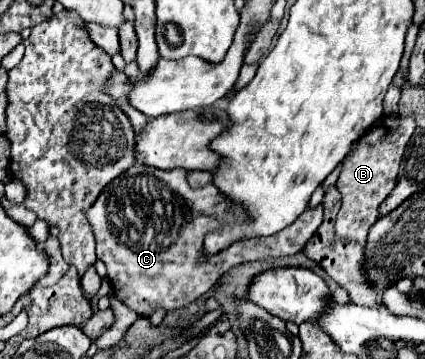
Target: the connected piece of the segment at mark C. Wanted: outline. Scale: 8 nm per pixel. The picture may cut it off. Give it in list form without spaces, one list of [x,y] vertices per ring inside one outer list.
[[[135,163],[129,167],[123,175],[113,179],[113,183],[105,185],[105,189],[99,193],[97,201],[87,209],[87,219],[93,229],[95,241],[97,241],[97,259],[101,259],[107,267],[107,279],[115,297],[123,301],[127,307],[137,311],[139,315],[147,317],[151,311],[163,307],[163,309],[179,309],[193,301],[197,301],[201,295],[205,295],[217,279],[227,273],[231,267],[247,261],[257,261],[265,257],[289,257],[303,249],[303,245],[311,239],[315,229],[323,221],[321,205],[317,209],[307,209],[291,227],[285,231],[279,231],[271,237],[257,237],[257,239],[245,239],[233,243],[229,249],[205,257],[203,255],[203,239],[209,231],[215,231],[217,227],[223,227],[227,223],[245,221],[245,211],[241,207],[231,205],[225,197],[219,197],[217,187],[213,183],[205,187],[191,187],[185,179],[185,171],[157,171],[155,167],[145,167],[143,163]]]

